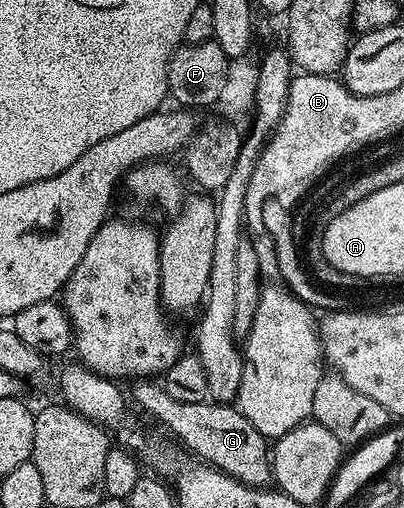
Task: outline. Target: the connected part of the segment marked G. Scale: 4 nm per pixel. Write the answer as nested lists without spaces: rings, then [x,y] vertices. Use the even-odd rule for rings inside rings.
[[[151,378],[136,379],[134,384],[136,402],[149,415],[160,420],[172,432],[170,435],[192,456],[202,460],[204,464],[220,468],[225,474],[229,474],[234,480],[241,481],[242,484],[249,485],[250,488],[261,488],[272,483],[268,437],[263,436],[261,430],[257,430],[257,426],[253,426],[253,422],[249,422],[249,418],[245,418],[245,414],[239,412],[238,407],[214,402],[177,402],[177,398],[170,396],[169,390],[165,390],[162,383]]]

